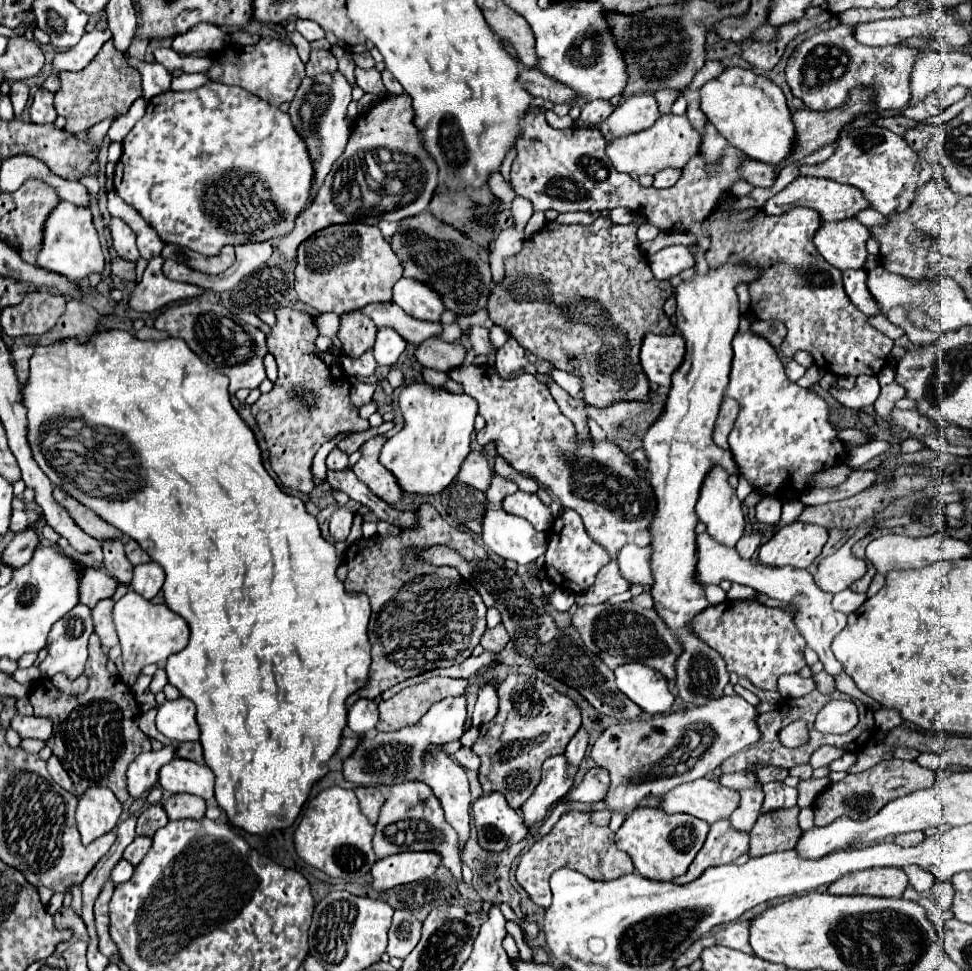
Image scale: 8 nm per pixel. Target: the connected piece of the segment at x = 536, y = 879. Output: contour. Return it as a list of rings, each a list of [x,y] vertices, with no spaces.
[[[569,810],[561,816],[561,820],[553,826],[553,830],[535,842],[523,856],[517,868],[517,884],[529,894],[529,898],[541,906],[549,908],[551,904],[551,890],[549,878],[559,868],[571,868],[581,872],[591,880],[615,880],[629,872],[633,872],[633,862],[629,856],[615,846],[615,832],[609,828],[599,828],[591,822],[591,812]]]

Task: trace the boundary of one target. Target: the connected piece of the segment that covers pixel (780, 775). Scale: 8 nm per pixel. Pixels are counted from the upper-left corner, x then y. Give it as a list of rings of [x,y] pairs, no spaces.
[[[765,766],[765,768],[757,770],[755,776],[757,776],[757,780],[759,780],[761,784],[767,784],[767,782],[771,782],[771,780],[783,780],[783,778],[787,776],[787,770],[781,770],[781,768],[777,768],[777,766]]]

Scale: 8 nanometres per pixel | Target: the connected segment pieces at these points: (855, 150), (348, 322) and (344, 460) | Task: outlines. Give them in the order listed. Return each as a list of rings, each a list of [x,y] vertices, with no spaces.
[[[871,124],[861,130],[851,130],[851,126],[843,128],[835,154],[823,164],[803,166],[801,174],[855,186],[869,202],[873,202],[875,210],[889,216],[895,212],[905,212],[913,204],[919,188],[941,176],[941,166],[921,158],[901,136],[891,130]]]
[[[361,310],[345,312],[339,316],[339,322],[341,322],[341,326],[339,326],[337,338],[343,342],[347,356],[357,358],[365,350],[373,348],[377,328],[367,314],[363,314]]]
[[[333,448],[329,452],[329,456],[327,456],[327,468],[329,470],[341,470],[341,468],[347,468],[347,464],[349,464],[349,456],[343,450]]]

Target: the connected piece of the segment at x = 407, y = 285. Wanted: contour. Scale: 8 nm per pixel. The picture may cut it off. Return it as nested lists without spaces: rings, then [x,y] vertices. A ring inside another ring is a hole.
[[[401,278],[393,286],[393,302],[417,320],[437,322],[441,312],[445,310],[441,306],[441,300],[437,298],[437,294],[433,294],[433,290],[429,290],[429,286],[421,286],[421,282],[413,282],[409,278]]]

